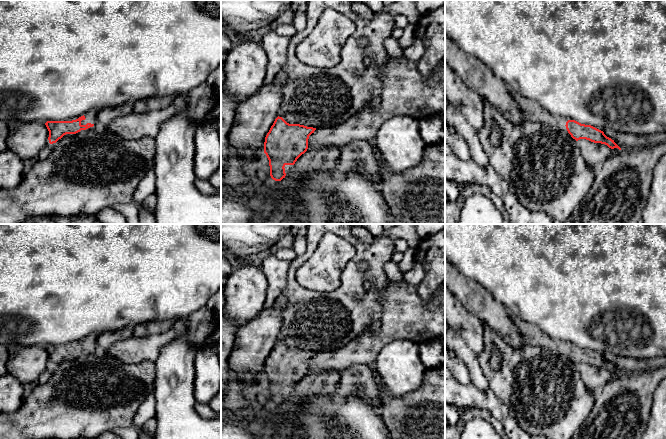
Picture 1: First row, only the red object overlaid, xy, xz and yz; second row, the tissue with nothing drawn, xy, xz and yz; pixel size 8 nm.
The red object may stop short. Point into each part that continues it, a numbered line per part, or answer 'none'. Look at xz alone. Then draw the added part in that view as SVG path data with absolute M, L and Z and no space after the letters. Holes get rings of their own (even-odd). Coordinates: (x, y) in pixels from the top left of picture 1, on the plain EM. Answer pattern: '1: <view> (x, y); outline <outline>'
none

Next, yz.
1: yz (531, 334); outline M509 313L509 317L517 326L525 344L565 351L566 345L563 342L554 340L544 333L537 325L525 322L512 313Z

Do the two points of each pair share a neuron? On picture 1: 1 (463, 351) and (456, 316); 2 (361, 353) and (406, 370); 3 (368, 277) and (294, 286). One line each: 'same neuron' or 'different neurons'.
1: different neurons
2: different neurons
3: same neuron

